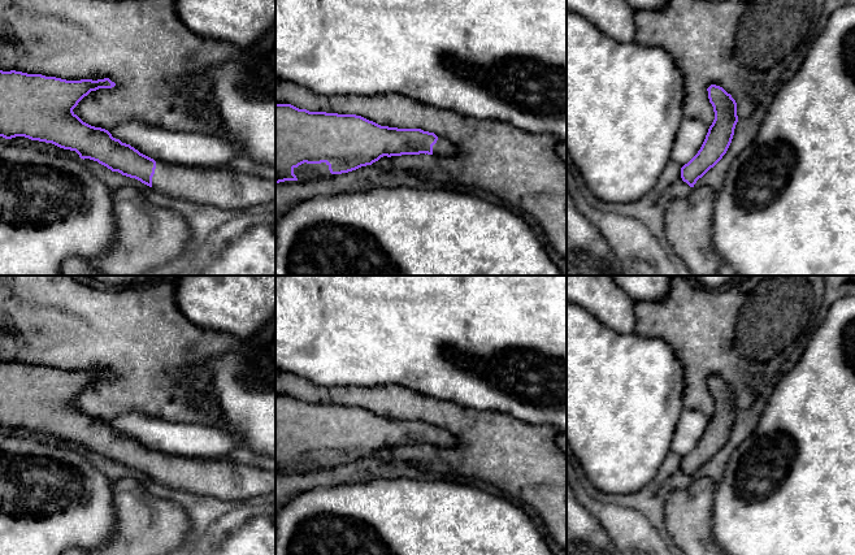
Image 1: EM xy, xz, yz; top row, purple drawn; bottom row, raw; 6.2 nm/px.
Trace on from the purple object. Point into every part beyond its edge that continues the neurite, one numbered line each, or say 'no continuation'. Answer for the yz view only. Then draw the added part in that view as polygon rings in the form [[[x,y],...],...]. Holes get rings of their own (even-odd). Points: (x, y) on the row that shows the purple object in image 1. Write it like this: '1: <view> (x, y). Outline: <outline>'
no continuation

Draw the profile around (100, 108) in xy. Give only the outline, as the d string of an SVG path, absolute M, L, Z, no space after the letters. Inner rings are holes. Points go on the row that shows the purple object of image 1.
M0 0L0 70L22 71L27 74L42 74L66 81L104 79L109 78L116 83L112 88L99 88L84 96L73 109L83 122L109 130L121 122L139 122L172 131L191 130L194 133L221 136L222 127L220 121L207 110L209 96L209 83L204 78L205 71L217 65L234 60L239 55L239 47L229 42L204 36L191 31L179 18L177 0Z

